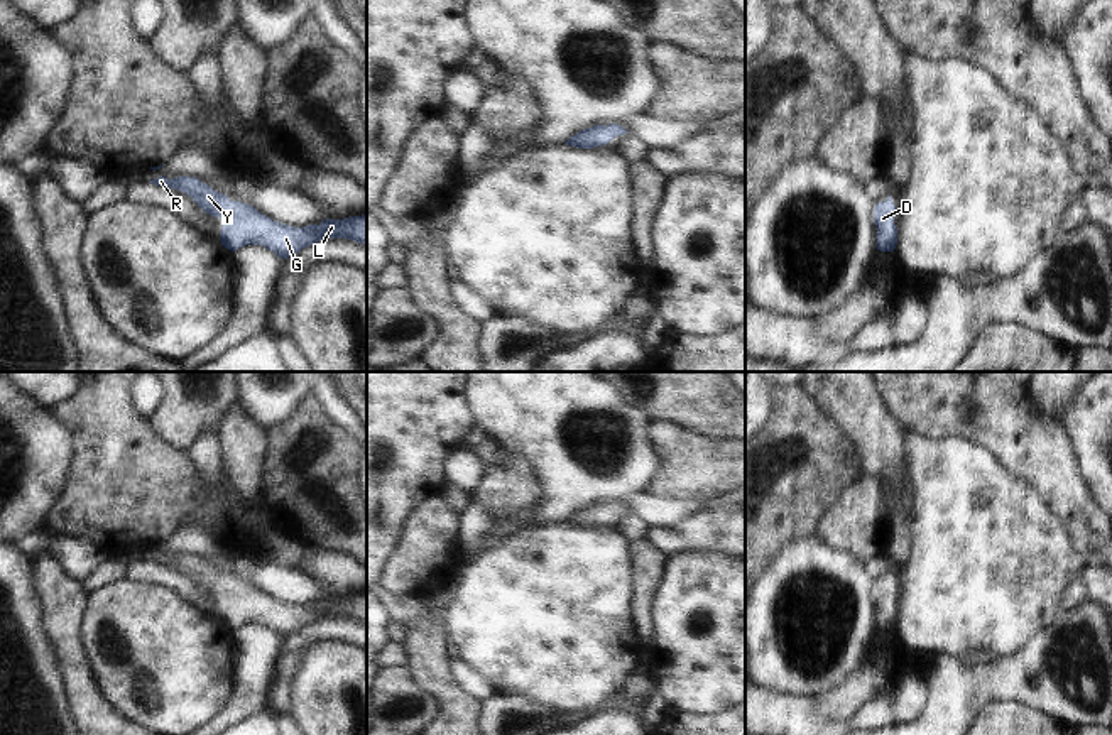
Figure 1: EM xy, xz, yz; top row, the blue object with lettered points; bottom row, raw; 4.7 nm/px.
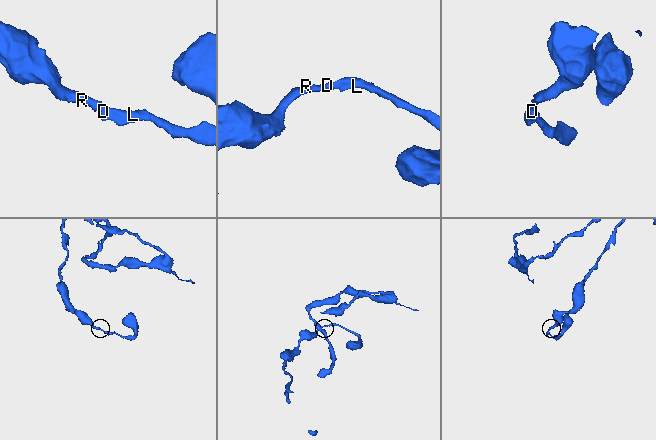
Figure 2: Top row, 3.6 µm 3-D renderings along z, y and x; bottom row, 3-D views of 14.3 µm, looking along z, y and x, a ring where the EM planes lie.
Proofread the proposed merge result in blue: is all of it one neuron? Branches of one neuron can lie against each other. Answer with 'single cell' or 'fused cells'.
single cell

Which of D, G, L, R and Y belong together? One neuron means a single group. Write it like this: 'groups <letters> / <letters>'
groups D G L R Y

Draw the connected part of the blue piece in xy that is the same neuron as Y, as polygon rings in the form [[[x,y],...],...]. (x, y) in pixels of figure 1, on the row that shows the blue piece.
[[[164,176],[149,181],[186,193],[208,215],[223,221],[220,242],[230,252],[245,245],[264,245],[277,257],[289,259],[303,248],[324,238],[348,238],[367,245],[367,213],[343,220],[323,220],[319,225],[303,228],[282,225],[257,211],[252,204],[230,201],[226,194],[211,189],[198,177]]]

